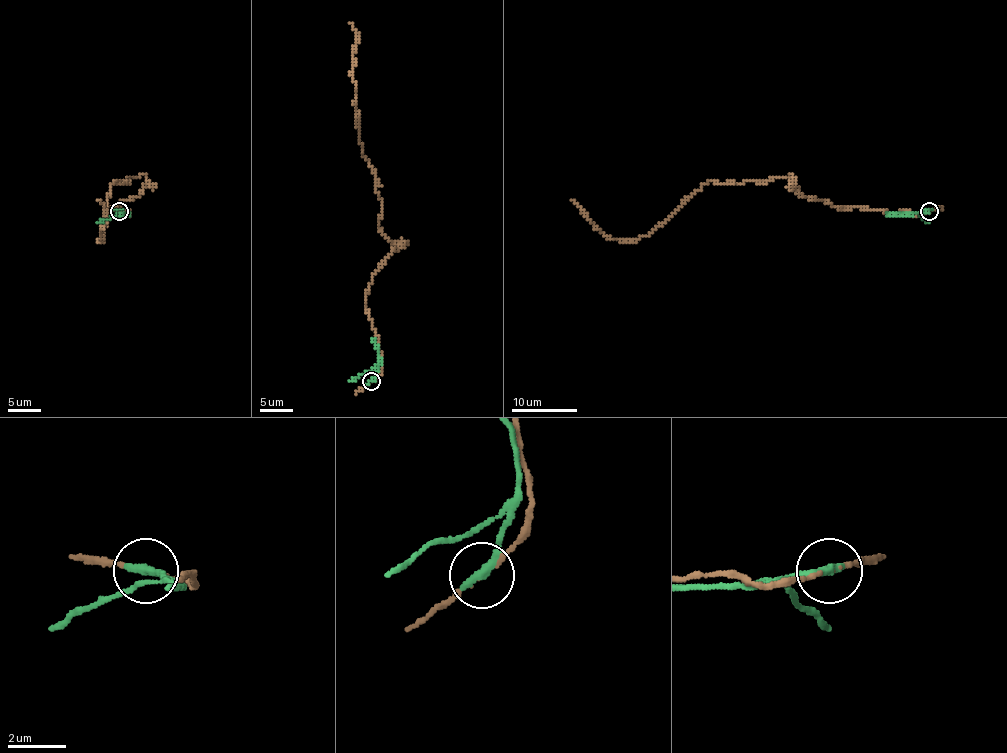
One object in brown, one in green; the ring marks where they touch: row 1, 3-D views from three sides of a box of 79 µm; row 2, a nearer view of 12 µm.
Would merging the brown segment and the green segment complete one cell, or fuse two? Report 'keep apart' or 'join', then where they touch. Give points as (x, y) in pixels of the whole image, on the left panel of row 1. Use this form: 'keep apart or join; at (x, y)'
keep apart; at (119, 211)

